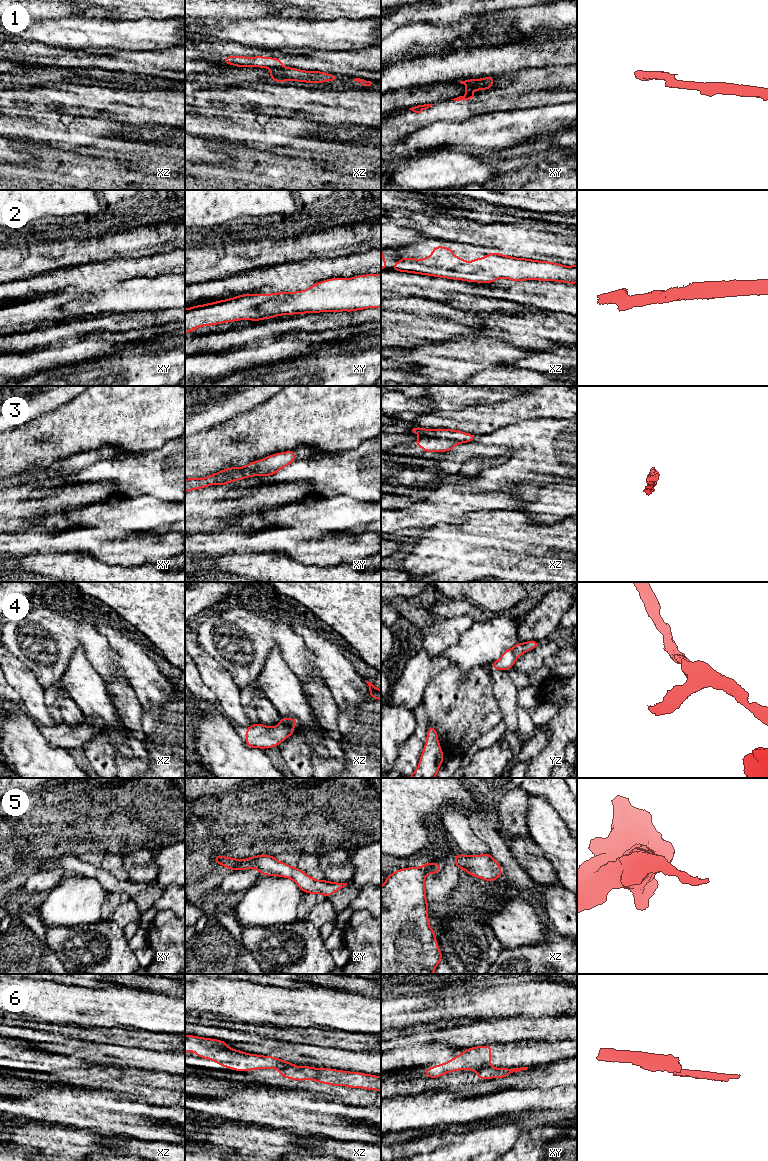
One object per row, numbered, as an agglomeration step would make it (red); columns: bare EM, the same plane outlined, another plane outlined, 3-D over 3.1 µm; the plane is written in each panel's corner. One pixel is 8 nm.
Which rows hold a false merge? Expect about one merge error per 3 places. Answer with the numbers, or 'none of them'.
1, 6

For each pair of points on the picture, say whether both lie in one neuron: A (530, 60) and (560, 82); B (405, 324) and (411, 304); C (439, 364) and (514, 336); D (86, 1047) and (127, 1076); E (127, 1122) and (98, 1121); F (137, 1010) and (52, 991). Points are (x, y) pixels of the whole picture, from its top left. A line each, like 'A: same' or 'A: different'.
A: different
B: same
C: different
D: different
E: same
F: same

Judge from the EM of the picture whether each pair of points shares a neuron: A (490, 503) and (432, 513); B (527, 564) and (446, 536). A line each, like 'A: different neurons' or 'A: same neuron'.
A: same neuron
B: same neuron

